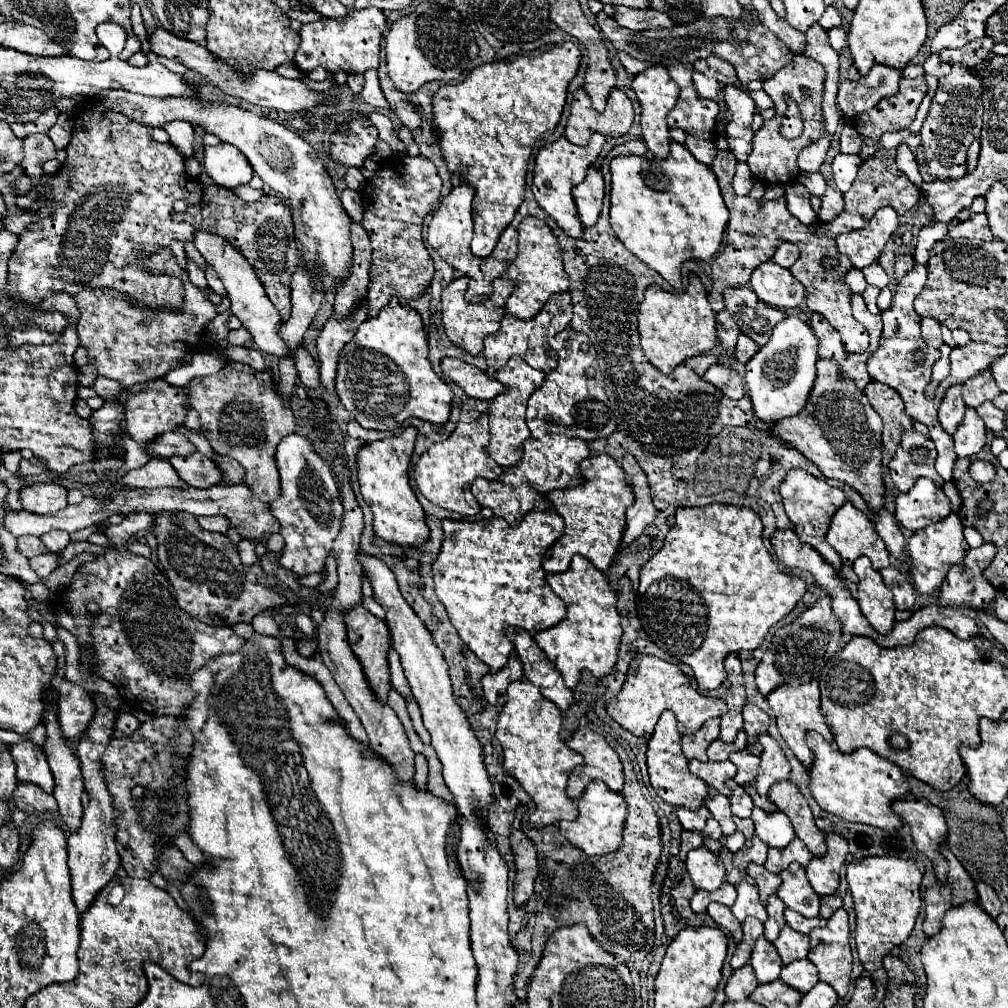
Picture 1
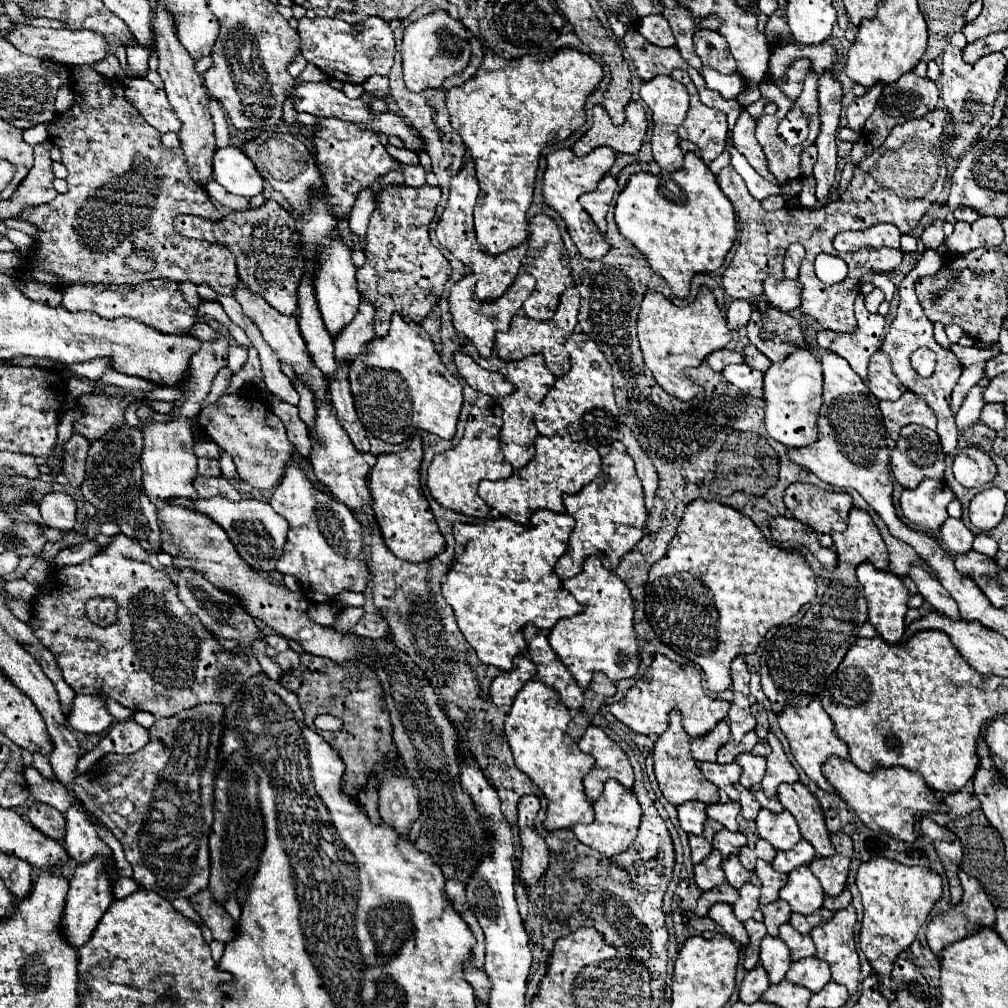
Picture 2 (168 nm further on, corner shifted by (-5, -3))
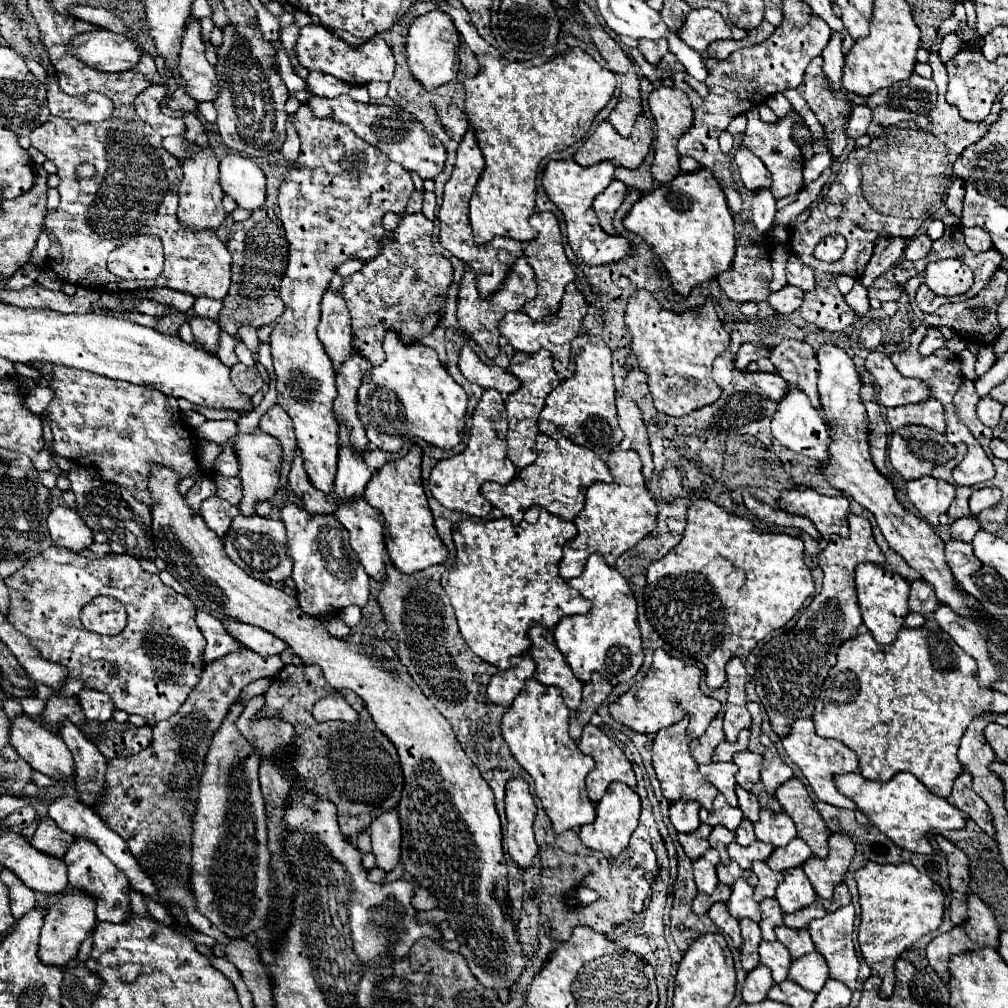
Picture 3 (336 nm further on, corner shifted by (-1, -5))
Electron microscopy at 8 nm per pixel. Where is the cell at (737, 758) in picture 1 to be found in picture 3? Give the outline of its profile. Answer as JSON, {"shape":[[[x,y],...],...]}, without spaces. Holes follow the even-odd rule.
{"shape":[[[742,751],[734,755],[734,763],[740,767],[736,773],[736,781],[744,789],[752,789],[752,785],[760,777],[760,767],[762,767],[762,755],[752,753],[752,751]]]}

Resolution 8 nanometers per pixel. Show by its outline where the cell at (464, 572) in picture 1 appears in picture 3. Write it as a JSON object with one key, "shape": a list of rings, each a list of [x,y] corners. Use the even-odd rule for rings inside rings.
{"shape":[[[530,507],[522,523],[514,525],[508,517],[500,517],[486,523],[474,521],[458,521],[452,527],[452,537],[456,543],[456,565],[446,577],[444,591],[456,611],[458,627],[472,649],[486,663],[508,669],[510,657],[526,653],[530,647],[528,629],[534,625],[554,627],[566,615],[582,615],[590,611],[590,601],[584,599],[578,591],[574,591],[560,575],[558,563],[562,559],[562,547],[568,539],[576,535],[576,527],[572,521],[562,521],[560,517],[550,515],[542,507]]]}

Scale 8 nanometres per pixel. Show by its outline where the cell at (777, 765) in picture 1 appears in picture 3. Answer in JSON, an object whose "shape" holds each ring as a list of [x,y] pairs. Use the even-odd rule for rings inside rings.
{"shape":[[[760,735],[760,743],[766,747],[764,753],[764,761],[762,761],[762,771],[760,771],[760,779],[766,787],[766,793],[772,797],[778,789],[778,785],[782,785],[784,781],[792,779],[792,769],[780,759],[774,743],[768,739],[768,735]]]}

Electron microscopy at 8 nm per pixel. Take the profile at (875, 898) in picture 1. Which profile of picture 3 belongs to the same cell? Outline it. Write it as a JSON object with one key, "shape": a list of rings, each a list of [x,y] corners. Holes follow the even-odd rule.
{"shape":[[[868,863],[862,869],[854,873],[860,893],[860,907],[862,907],[862,921],[858,931],[858,943],[860,951],[870,965],[870,969],[882,977],[882,993],[888,997],[894,987],[894,961],[900,957],[902,951],[912,947],[914,941],[918,941],[924,933],[938,929],[942,923],[944,913],[944,893],[942,887],[936,885],[928,875],[920,873],[914,865],[902,863],[902,865],[880,865],[880,863]]]}

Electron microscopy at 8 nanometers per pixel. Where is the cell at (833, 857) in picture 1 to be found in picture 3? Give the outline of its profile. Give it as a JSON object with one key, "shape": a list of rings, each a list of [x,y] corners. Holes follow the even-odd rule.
{"shape":[[[832,833],[828,843],[830,843],[830,855],[826,859],[810,857],[802,865],[802,869],[804,869],[806,877],[810,879],[814,891],[822,899],[830,899],[834,887],[838,883],[842,883],[842,879],[848,871],[848,865],[854,857],[854,843],[848,835]]]}

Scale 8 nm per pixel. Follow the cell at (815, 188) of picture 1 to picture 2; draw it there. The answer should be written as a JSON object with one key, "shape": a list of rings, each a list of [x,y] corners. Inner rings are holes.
{"shape":[[[810,145],[810,147],[806,147],[804,151],[802,151],[802,175],[806,177],[806,175],[812,175],[812,165],[814,165],[814,161],[816,161],[816,149],[814,149],[814,145]]]}

